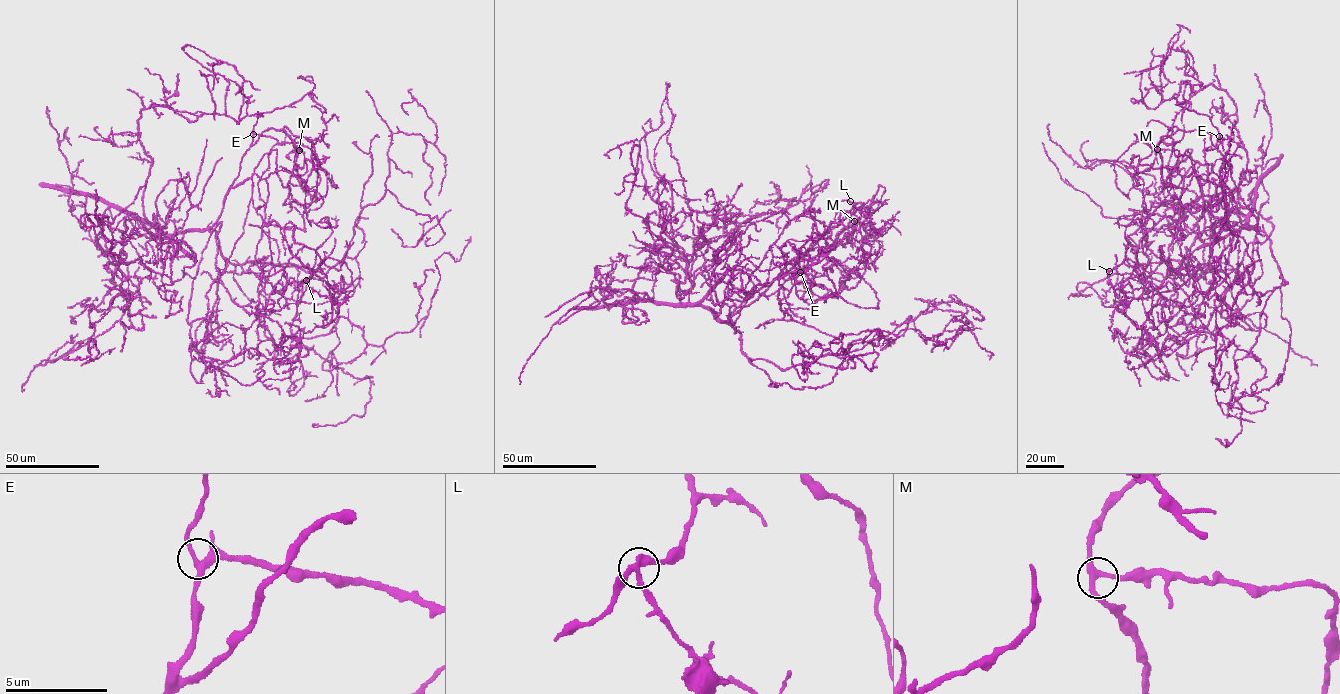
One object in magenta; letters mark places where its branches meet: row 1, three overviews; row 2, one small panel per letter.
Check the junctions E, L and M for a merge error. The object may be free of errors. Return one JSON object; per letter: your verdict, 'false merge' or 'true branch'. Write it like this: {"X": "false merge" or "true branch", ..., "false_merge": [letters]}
{"E": "true branch", "L": "false merge", "M": "true branch", "false_merge": ["L"]}

